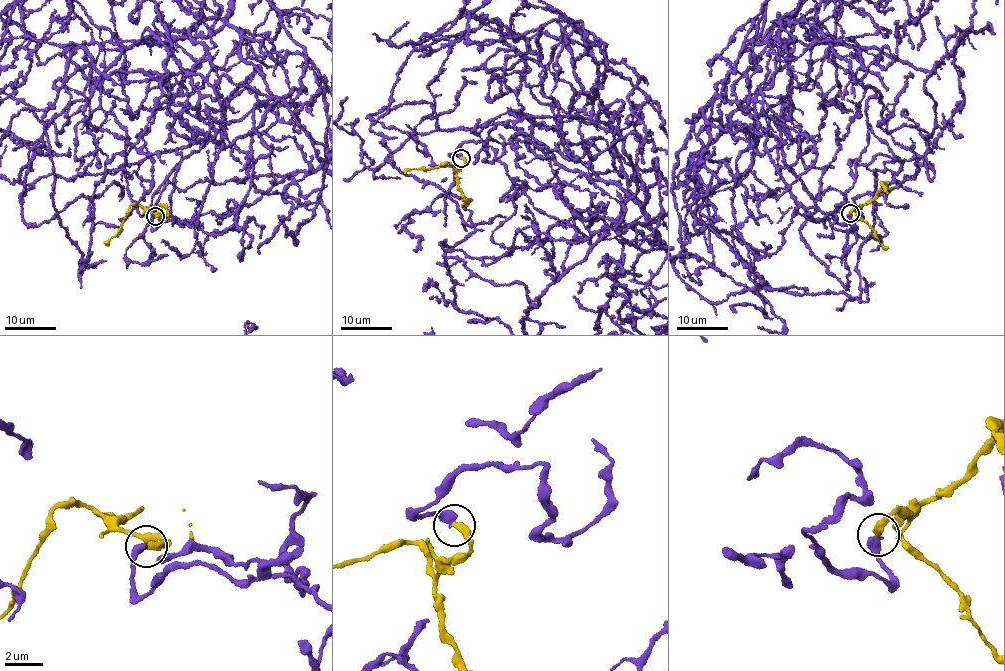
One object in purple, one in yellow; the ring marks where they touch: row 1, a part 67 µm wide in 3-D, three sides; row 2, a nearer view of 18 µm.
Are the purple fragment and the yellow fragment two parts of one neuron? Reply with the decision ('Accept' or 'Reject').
Accept

